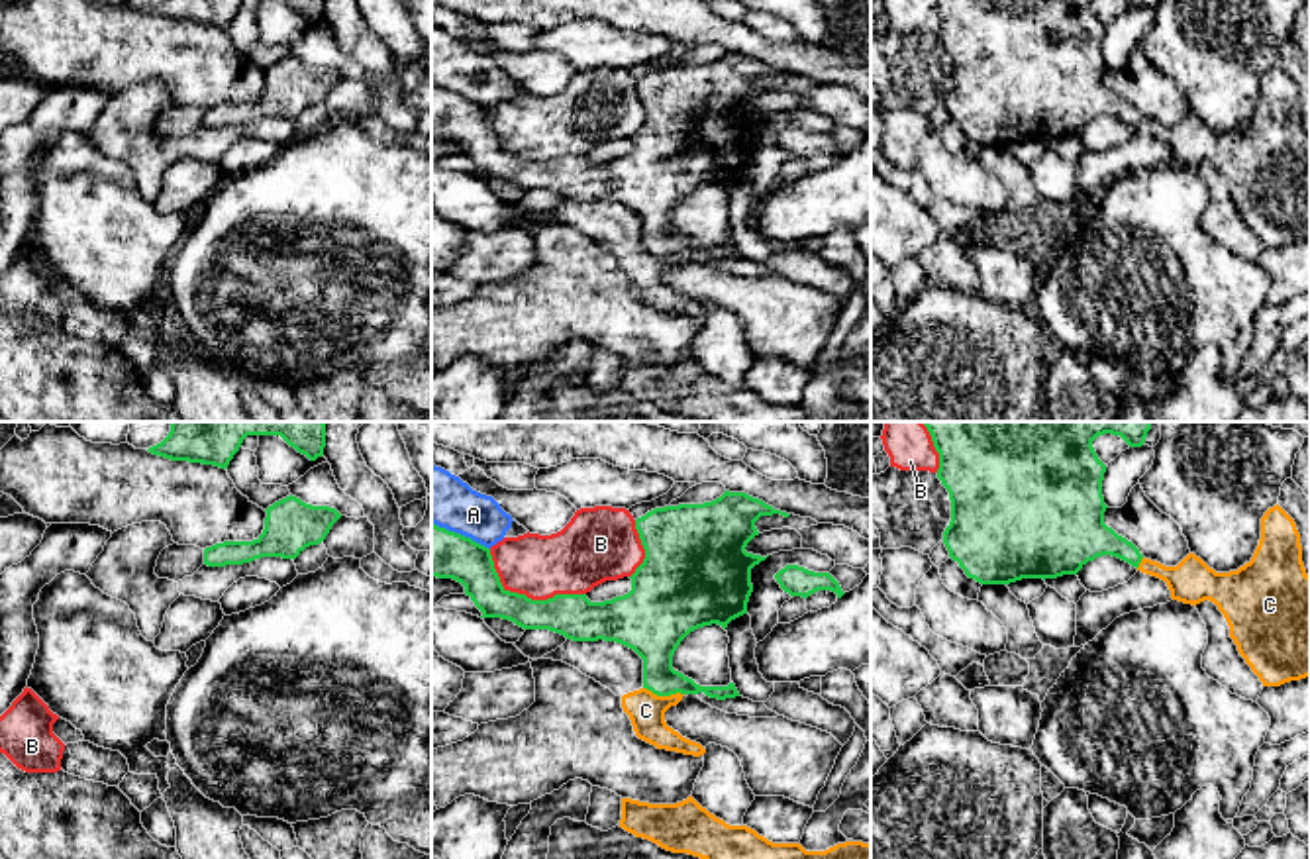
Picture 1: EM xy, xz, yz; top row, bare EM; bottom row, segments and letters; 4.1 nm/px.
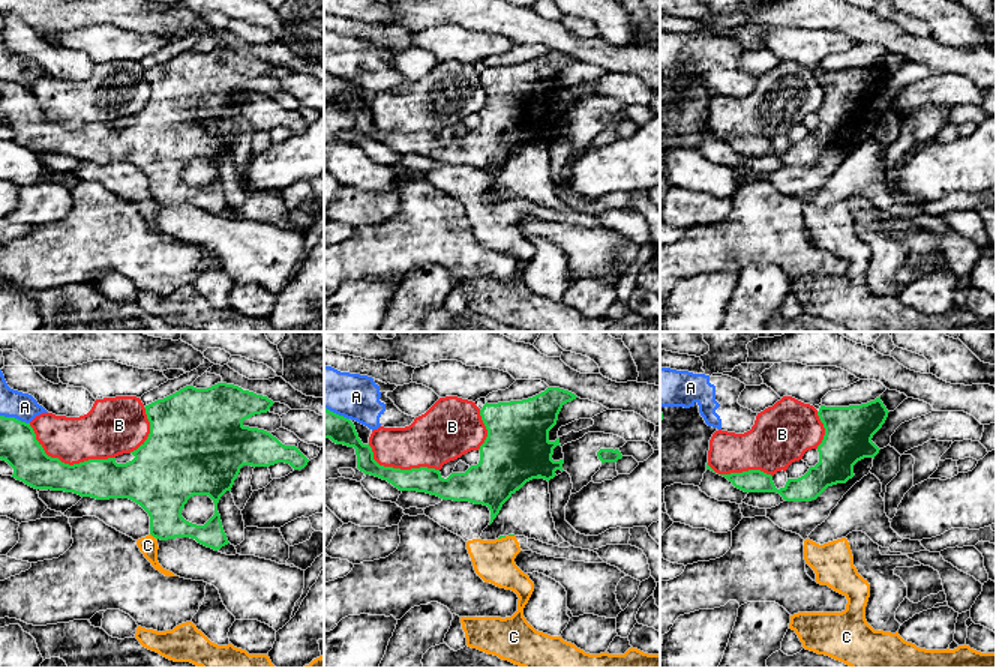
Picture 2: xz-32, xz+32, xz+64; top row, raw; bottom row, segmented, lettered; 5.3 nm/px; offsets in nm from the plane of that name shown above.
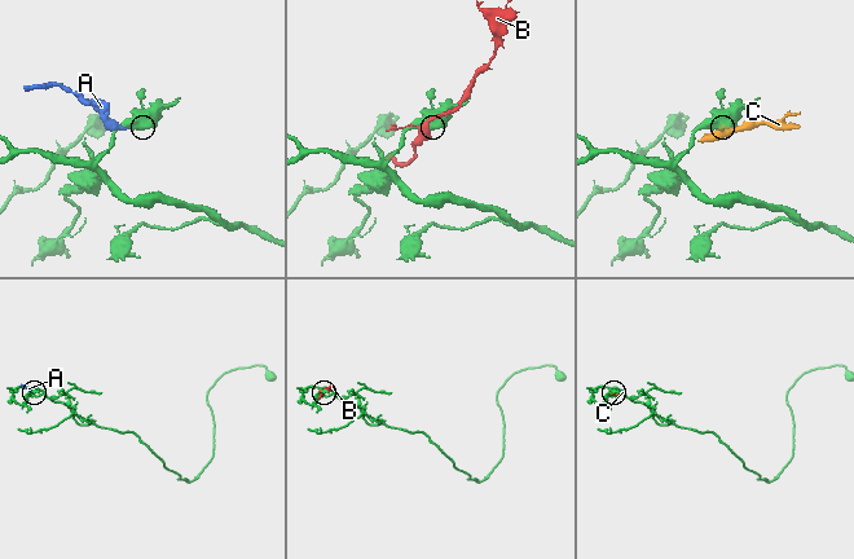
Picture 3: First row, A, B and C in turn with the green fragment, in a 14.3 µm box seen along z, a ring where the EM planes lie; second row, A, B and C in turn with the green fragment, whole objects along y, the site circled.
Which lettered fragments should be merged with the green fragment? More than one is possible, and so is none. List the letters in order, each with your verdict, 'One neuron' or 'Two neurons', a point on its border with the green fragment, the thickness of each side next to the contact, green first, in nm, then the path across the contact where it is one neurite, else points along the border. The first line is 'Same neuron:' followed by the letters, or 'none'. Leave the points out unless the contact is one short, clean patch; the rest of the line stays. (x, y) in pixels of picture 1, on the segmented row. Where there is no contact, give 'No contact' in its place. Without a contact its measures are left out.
Same neuron: none
A: Two neurons. Touches green at xz (459, 534). Thickness 200 nm (green) against 240 nm
B: Two neurons. Touches green at xz (524, 595). Thickness 180 nm (green) against 280 nm
C: Two neurons. Touches green at xz (663, 695). Thickness 200 nm (green) against 150 nm. Boundary: xz (644, 687), (657, 695), (683, 695)

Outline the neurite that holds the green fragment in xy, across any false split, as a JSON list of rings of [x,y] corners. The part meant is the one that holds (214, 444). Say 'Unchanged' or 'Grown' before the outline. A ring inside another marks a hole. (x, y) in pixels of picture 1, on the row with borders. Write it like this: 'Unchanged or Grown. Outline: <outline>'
Unchanged. Outline: [[[171,422],[169,435],[147,451],[171,461],[227,469],[247,435],[280,435],[316,461],[324,455],[324,422]]]

